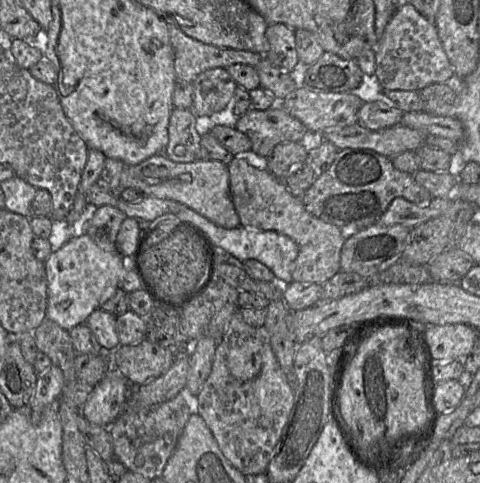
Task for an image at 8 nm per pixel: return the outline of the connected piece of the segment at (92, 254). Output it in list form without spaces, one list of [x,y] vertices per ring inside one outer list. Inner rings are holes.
[[[88,235],[72,237],[61,248],[53,251],[44,261],[47,278],[47,311],[46,319],[52,320],[63,329],[69,331],[73,327],[86,322],[89,315],[99,309],[119,289],[125,271],[129,268],[129,260],[124,258],[116,248],[115,243],[96,243]]]

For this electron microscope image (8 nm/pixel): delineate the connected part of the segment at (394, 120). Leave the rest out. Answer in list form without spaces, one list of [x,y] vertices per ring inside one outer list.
[[[383,101],[365,102],[358,111],[358,124],[370,130],[398,125],[403,111]]]

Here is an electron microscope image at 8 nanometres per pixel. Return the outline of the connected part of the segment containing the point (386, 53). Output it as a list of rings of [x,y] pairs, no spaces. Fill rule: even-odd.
[[[410,3],[398,8],[374,46],[375,75],[384,90],[420,91],[434,83],[454,82],[456,74],[437,29]]]

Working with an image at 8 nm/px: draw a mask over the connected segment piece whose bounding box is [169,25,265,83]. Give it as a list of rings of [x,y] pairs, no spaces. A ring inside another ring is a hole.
[[[169,25],[169,37],[174,52],[177,79],[192,83],[202,72],[212,68],[226,68],[241,63],[255,67],[264,54],[204,44]]]

